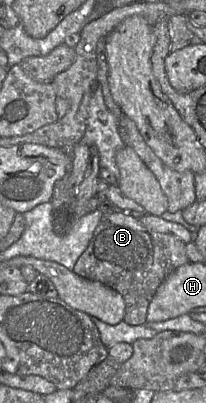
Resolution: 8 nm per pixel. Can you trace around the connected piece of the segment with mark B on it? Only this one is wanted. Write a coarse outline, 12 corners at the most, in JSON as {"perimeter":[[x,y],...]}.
{"perimeter":[[103,214],[73,271],[147,323],[159,285],[188,262],[178,237]]}

